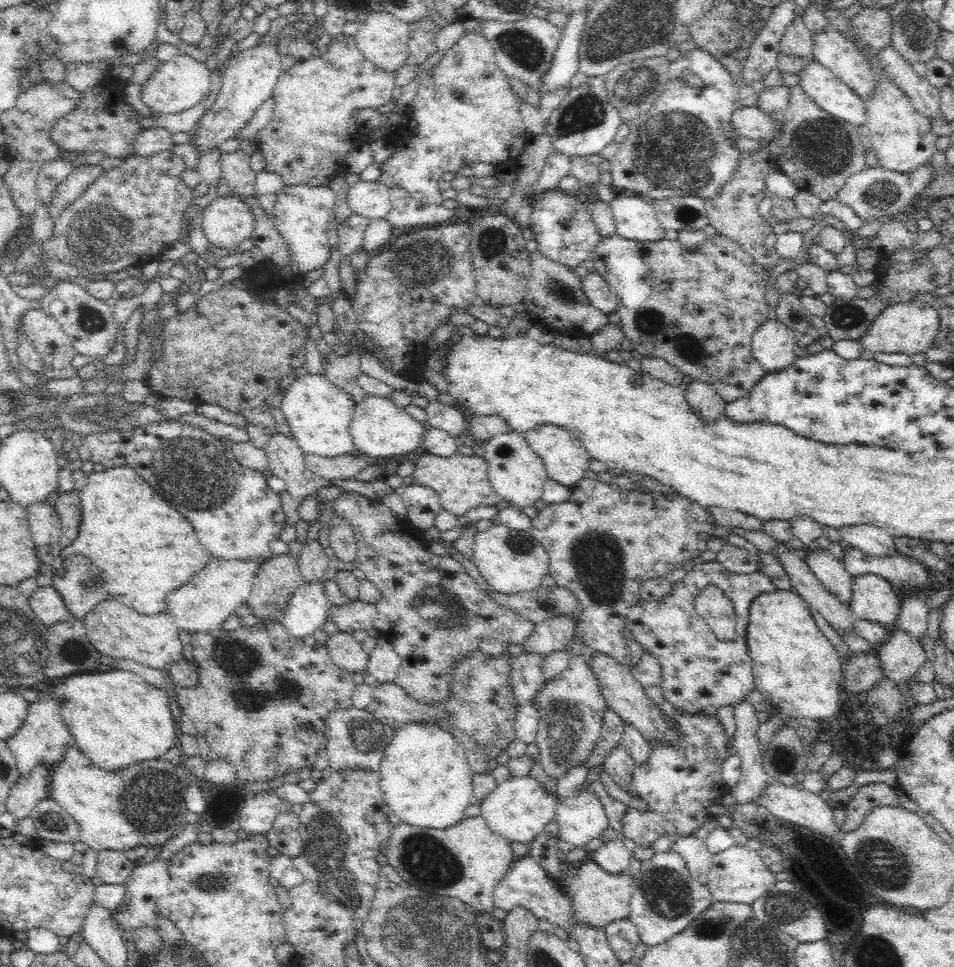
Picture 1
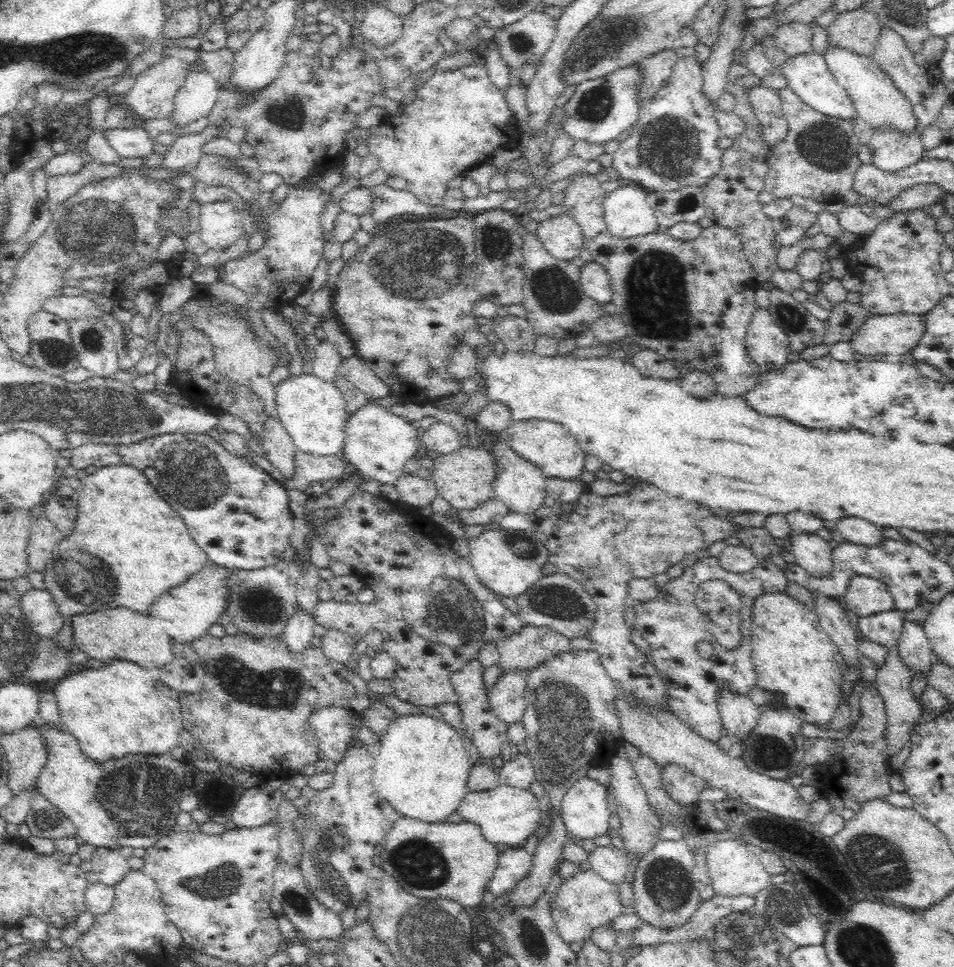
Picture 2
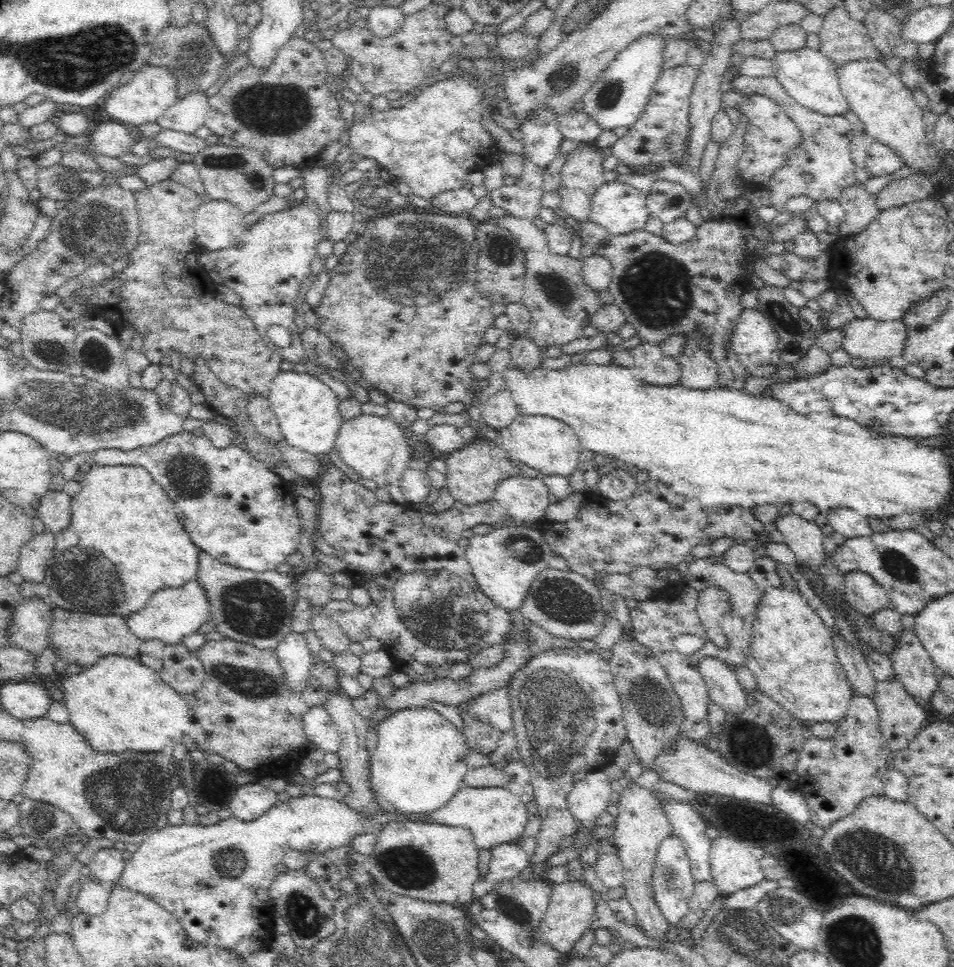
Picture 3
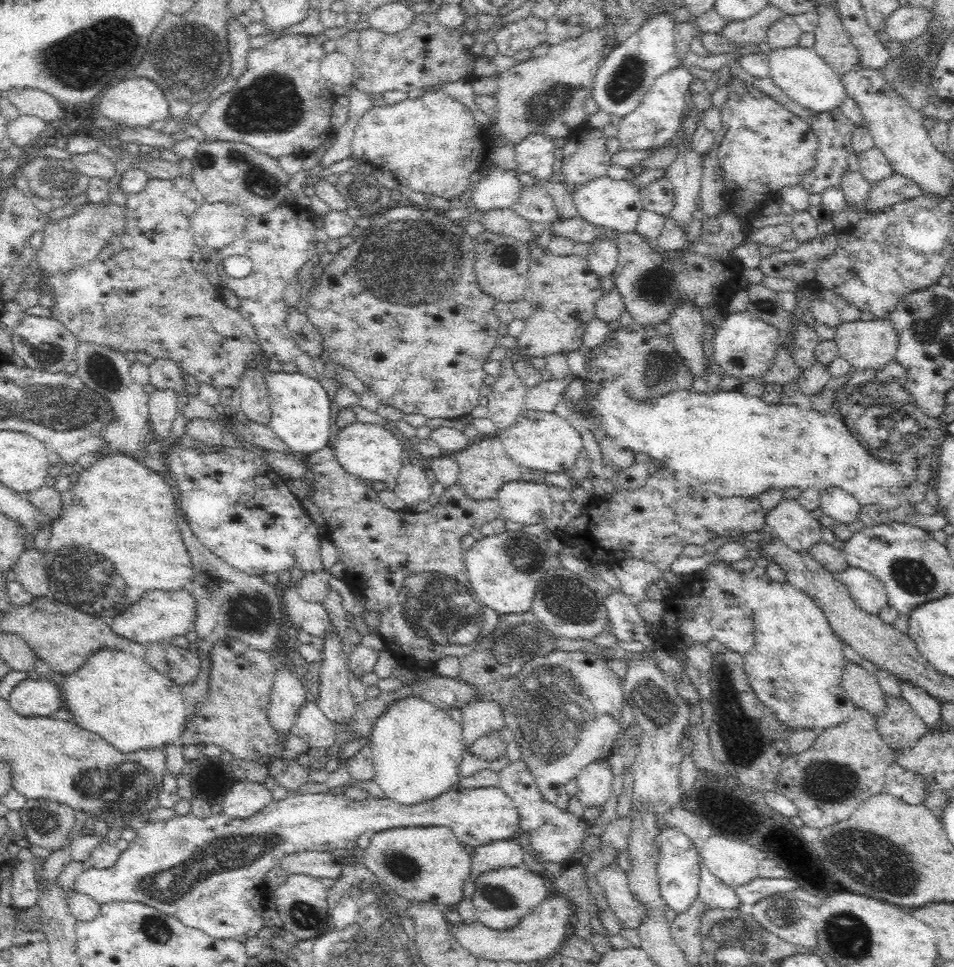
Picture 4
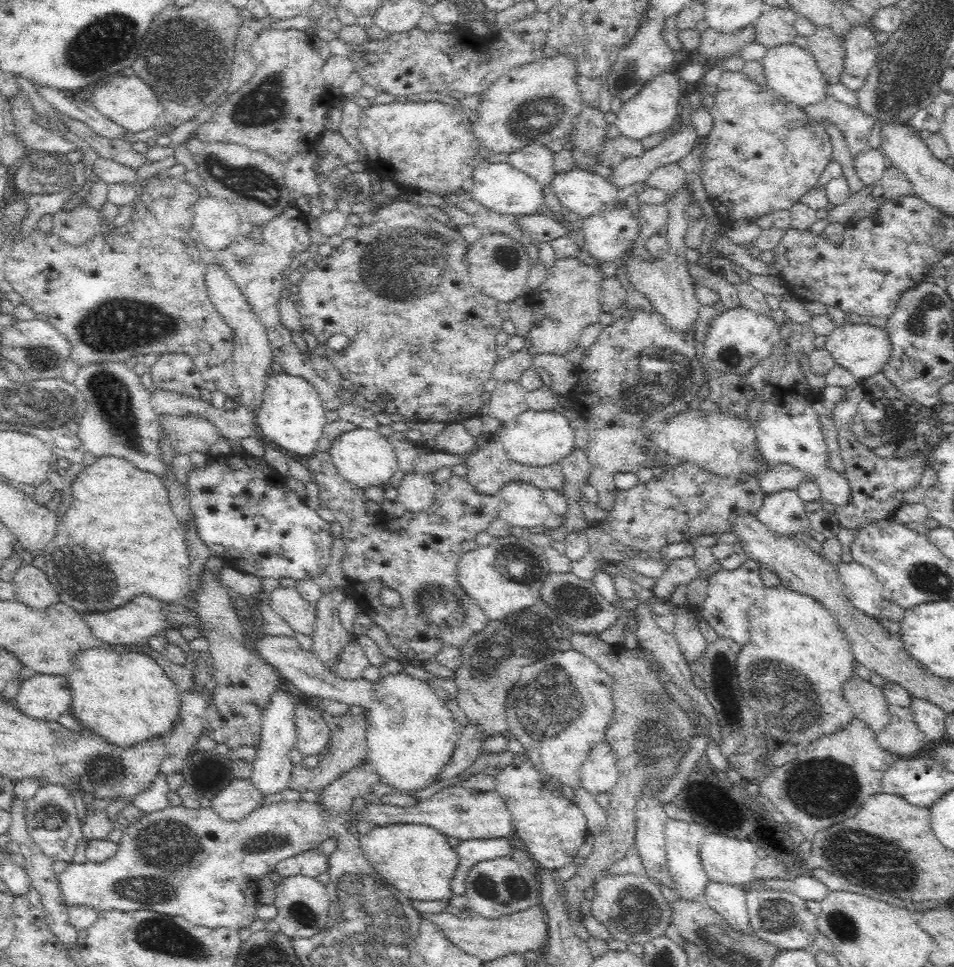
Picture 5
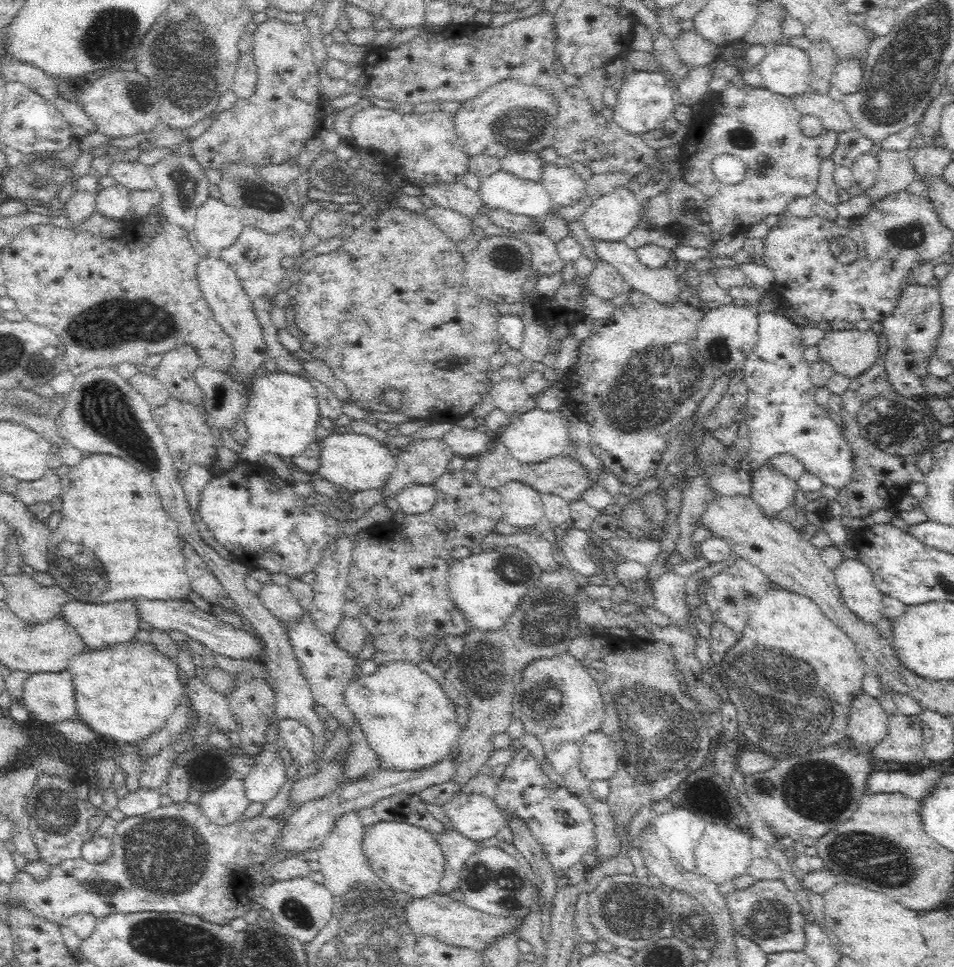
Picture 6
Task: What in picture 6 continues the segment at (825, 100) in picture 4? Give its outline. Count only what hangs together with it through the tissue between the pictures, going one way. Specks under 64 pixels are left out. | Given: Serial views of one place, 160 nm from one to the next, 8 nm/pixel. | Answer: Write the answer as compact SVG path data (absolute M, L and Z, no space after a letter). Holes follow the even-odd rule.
M791 45L769 47L765 57L756 65L762 86L787 97L808 91L808 66L807 53Z

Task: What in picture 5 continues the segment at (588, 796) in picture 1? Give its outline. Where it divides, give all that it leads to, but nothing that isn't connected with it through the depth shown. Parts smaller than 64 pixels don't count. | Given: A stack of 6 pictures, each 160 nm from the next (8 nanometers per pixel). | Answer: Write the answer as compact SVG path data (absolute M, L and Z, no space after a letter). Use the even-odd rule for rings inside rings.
M606 740L594 744L578 773L581 785L590 794L607 792L615 786L619 776L617 758Z

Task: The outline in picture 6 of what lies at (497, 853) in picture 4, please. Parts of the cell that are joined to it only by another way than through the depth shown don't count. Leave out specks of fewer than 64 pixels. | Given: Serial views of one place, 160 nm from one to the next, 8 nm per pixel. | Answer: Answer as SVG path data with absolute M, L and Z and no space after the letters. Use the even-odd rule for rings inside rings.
M455 829L442 830L434 834L436 843L440 845L444 853L444 872L440 878L440 890L442 895L452 895L459 888L461 872L468 857L479 848L477 841L461 835Z

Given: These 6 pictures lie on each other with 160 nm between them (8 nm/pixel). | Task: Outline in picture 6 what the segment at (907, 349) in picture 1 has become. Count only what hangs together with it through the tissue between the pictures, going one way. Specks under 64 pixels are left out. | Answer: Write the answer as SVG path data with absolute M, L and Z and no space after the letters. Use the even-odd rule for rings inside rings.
M832 330L824 335L817 344L818 356L834 369L834 373L856 378L864 370L868 370L872 363L878 362L878 335L874 331Z

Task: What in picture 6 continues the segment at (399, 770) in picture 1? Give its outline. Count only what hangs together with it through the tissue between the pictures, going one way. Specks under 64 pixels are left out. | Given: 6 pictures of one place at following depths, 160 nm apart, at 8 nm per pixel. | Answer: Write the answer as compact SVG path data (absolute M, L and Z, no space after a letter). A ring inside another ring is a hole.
M138 598L136 602L136 613L139 620L150 624L153 628L167 631L178 630L187 634L193 640L201 642L215 654L224 654L230 658L255 658L262 657L263 645L258 635L253 631L246 633L242 629L221 621L211 612L205 612L186 601L150 601ZM407 660L378 664L373 674L349 681L343 695L384 769L422 770L439 763L454 750L462 731L456 704L446 695L440 681Z

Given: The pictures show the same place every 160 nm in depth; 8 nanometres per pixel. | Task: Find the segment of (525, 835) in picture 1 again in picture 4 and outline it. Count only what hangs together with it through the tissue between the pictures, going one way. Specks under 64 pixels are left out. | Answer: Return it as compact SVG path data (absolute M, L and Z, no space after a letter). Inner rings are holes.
M454 783L447 791L442 792L440 796L432 798L432 800L426 800L426 802L420 802L418 804L412 804L412 806L398 804L395 800L389 799L377 799L368 798L363 801L352 800L346 797L344 794L338 794L337 796L330 795L330 793L320 794L304 794L304 795L290 795L282 800L272 800L268 802L260 812L245 819L229 819L223 812L208 814L204 818L198 818L194 813L189 812L185 815L177 815L158 822L148 822L142 824L135 832L133 840L128 842L128 846L125 850L121 851L117 858L114 866L100 869L90 867L87 870L83 870L80 874L75 877L73 882L73 892L84 894L96 901L100 906L111 902L139 902L140 904L151 906L160 912L175 916L180 919L180 922L184 926L194 928L208 934L208 936L216 939L233 939L240 943L246 943L248 938L256 937L260 929L264 928L262 917L260 914L267 908L264 907L264 896L267 891L264 886L264 876L268 870L272 870L275 866L279 866L281 858L284 858L287 854L295 853L296 851L326 851L332 852L335 848L353 849L357 846L356 840L360 834L367 833L379 833L383 830L390 830L400 827L426 827L426 826L445 826L452 830L452 833L456 835L456 839L462 844L469 844L470 846L480 846L488 844L488 842L494 842L497 840L508 840L516 839L520 833L519 828L519 812L516 805L512 802L511 798L508 798L507 794L500 787L490 788L464 788L460 784Z

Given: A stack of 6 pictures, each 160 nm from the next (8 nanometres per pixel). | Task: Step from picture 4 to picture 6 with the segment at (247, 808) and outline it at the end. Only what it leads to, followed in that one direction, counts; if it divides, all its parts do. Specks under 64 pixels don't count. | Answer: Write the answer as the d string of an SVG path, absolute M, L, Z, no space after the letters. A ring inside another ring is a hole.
M229 778L216 789L202 793L197 807L210 822L226 826L238 821L248 805L243 780Z

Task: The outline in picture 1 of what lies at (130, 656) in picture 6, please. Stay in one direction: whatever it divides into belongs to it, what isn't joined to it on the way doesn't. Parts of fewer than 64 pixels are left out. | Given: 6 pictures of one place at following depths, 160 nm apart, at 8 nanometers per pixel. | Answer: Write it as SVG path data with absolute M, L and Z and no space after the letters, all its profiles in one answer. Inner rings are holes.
M132 670L71 675L59 682L64 684L58 684L54 690L49 690L51 697L58 705L60 716L70 731L74 746L78 746L78 750L95 767L118 770L134 762L163 758L166 752L178 745L179 726L172 717L168 696L162 689L150 685Z

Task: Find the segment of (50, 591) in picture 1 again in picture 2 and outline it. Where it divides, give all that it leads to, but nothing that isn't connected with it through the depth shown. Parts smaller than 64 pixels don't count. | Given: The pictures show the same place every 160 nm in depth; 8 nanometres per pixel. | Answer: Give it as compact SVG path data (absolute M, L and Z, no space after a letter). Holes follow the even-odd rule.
M30 590L20 596L20 612L38 640L53 639L62 628L63 616L46 590Z

